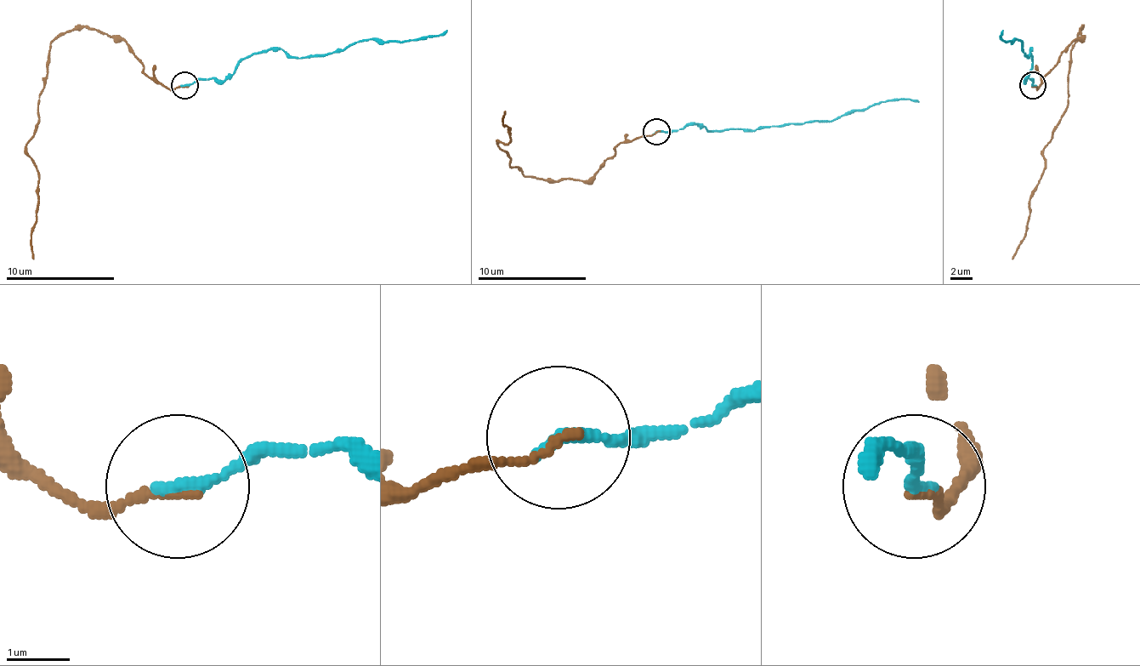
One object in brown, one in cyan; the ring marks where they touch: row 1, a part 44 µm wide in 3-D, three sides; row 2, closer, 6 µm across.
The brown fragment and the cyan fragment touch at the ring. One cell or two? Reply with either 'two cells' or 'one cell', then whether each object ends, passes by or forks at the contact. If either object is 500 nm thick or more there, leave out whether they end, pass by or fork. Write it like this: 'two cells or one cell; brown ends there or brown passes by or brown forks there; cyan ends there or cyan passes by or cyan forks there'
one cell; brown ends there; cyan ends there

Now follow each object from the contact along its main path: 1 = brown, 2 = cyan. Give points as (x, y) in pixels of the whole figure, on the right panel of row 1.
1: (1033, 88), (1082, 36), (1082, 27), (1071, 49), (1069, 106), (1046, 145), (1023, 242), (1012, 258)
2: (1033, 84), (1025, 79), (1030, 49), (1028, 57), (1023, 52), (1023, 41), (1001, 38), (1003, 30)

